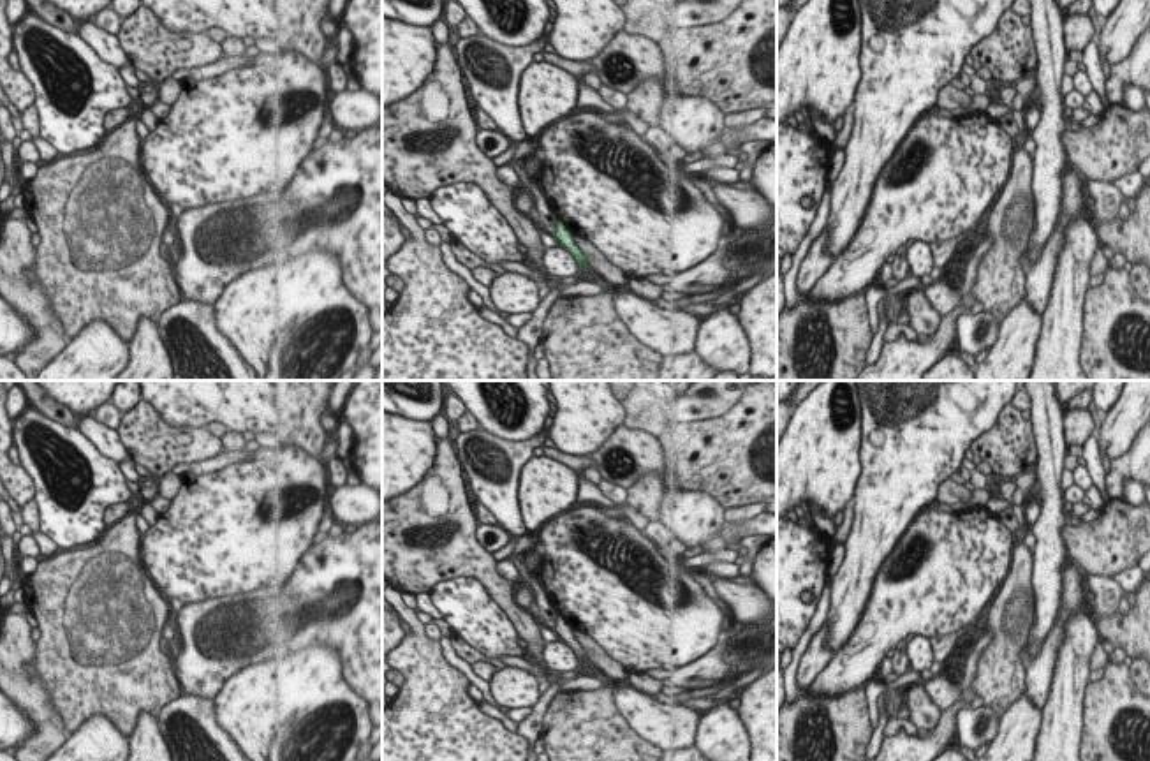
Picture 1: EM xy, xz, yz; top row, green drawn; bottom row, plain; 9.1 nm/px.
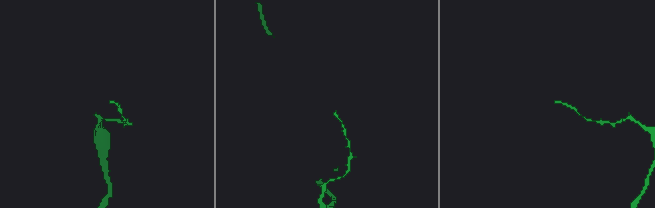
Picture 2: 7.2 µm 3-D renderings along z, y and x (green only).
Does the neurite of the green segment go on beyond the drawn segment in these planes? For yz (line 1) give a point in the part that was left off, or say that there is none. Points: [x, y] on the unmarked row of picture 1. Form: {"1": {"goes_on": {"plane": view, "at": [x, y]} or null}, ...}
{"1": {"goes_on": null}}

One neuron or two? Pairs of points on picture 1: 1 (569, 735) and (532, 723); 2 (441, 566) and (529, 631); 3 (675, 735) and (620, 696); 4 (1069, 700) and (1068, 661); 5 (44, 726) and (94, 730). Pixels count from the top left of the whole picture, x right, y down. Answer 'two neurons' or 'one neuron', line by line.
1: two neurons
2: one neuron
3: one neuron
4: one neuron
5: two neurons

